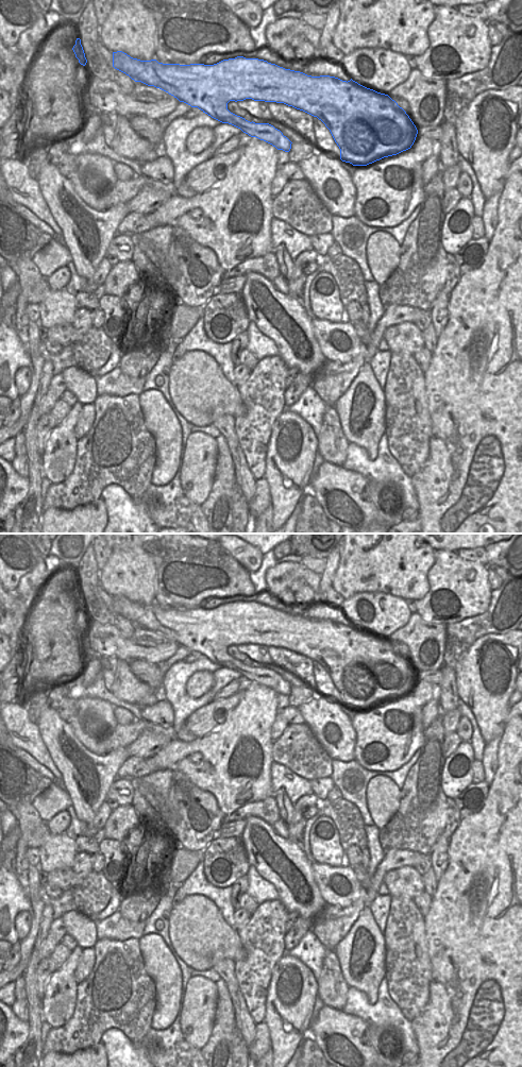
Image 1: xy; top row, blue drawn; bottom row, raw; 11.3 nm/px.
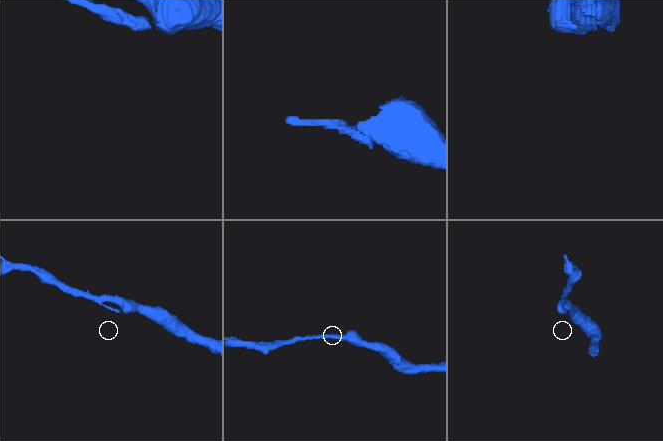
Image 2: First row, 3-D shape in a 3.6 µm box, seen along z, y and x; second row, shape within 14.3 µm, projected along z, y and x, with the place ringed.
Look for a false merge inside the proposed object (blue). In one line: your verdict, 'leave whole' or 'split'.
leave whole

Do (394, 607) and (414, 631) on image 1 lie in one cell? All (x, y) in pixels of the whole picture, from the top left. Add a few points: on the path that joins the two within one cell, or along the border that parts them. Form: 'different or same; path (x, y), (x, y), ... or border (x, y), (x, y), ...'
different; border (411, 613), (408, 621), (387, 638)

